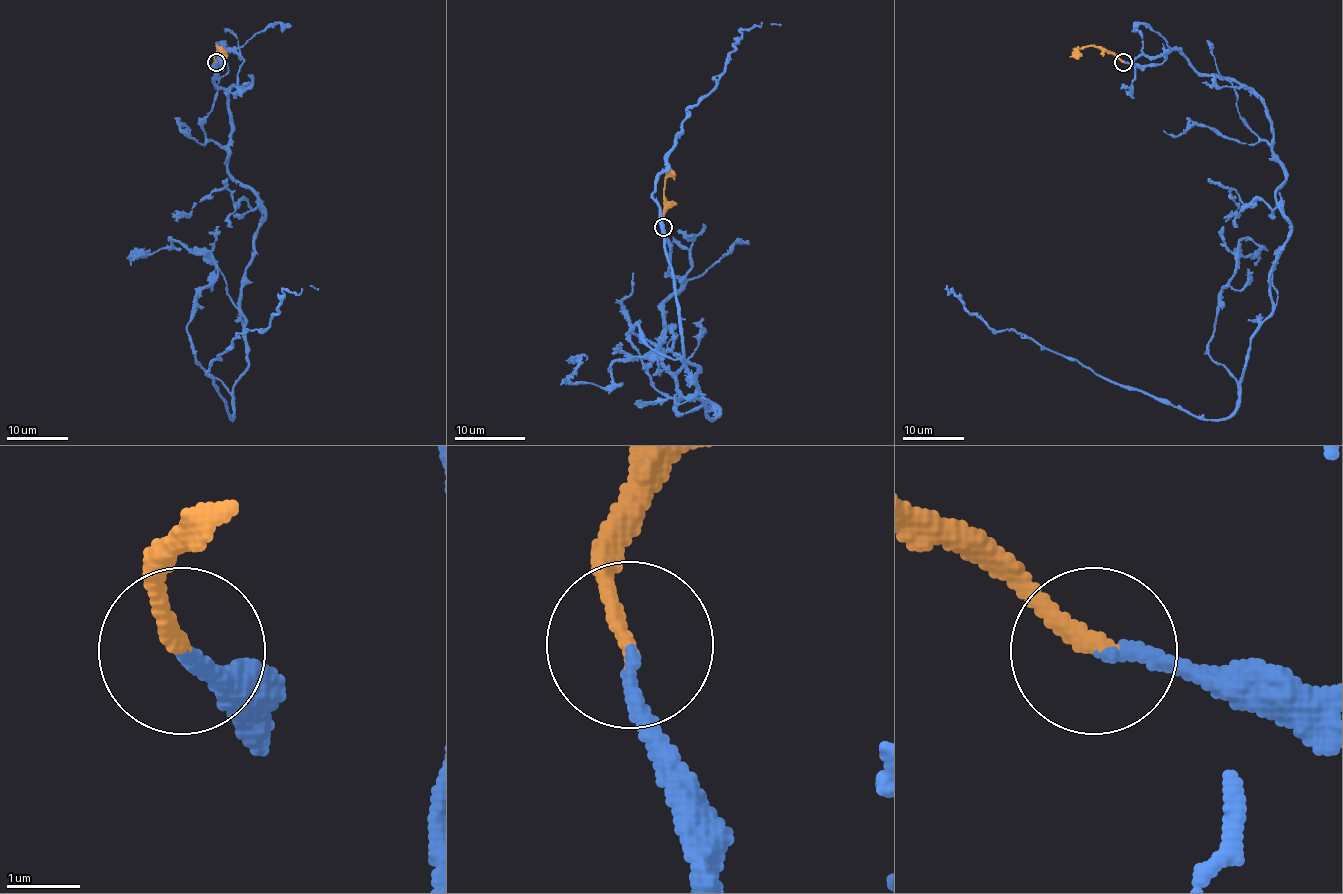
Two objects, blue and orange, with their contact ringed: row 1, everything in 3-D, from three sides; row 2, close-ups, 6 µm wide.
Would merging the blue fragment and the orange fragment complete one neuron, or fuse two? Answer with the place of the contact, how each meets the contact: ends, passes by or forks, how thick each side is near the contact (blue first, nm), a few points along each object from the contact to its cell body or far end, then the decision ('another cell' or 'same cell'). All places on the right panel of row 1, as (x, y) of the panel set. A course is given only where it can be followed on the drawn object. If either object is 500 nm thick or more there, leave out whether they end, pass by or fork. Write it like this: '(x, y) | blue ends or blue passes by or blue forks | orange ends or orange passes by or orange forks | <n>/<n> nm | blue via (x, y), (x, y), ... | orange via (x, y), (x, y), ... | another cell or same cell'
(1123, 62) | blue ends | orange ends | 170/240 nm | blue via (1123, 62), (1179, 50), (1238, 81), (1271, 122), (1289, 237), (1240, 404), (1200, 420), (992, 329), (949, 289) | orange via (1123, 62), (1094, 46), (1084, 46), (1076, 59) | same cell

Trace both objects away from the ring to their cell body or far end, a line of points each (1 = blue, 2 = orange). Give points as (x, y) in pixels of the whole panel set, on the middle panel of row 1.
1: (663, 227), (680, 284), (661, 359), (677, 410), (714, 418), (691, 398), (656, 178), (742, 32), (781, 26)
2: (663, 227), (664, 181), (675, 173)

